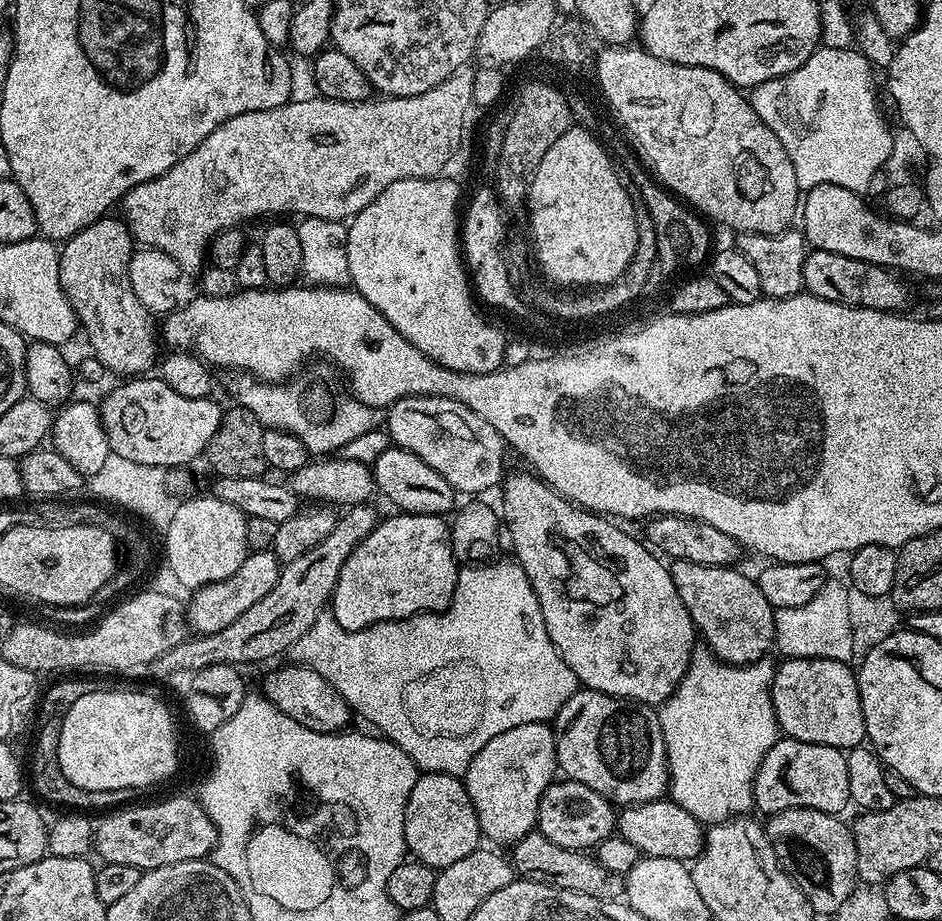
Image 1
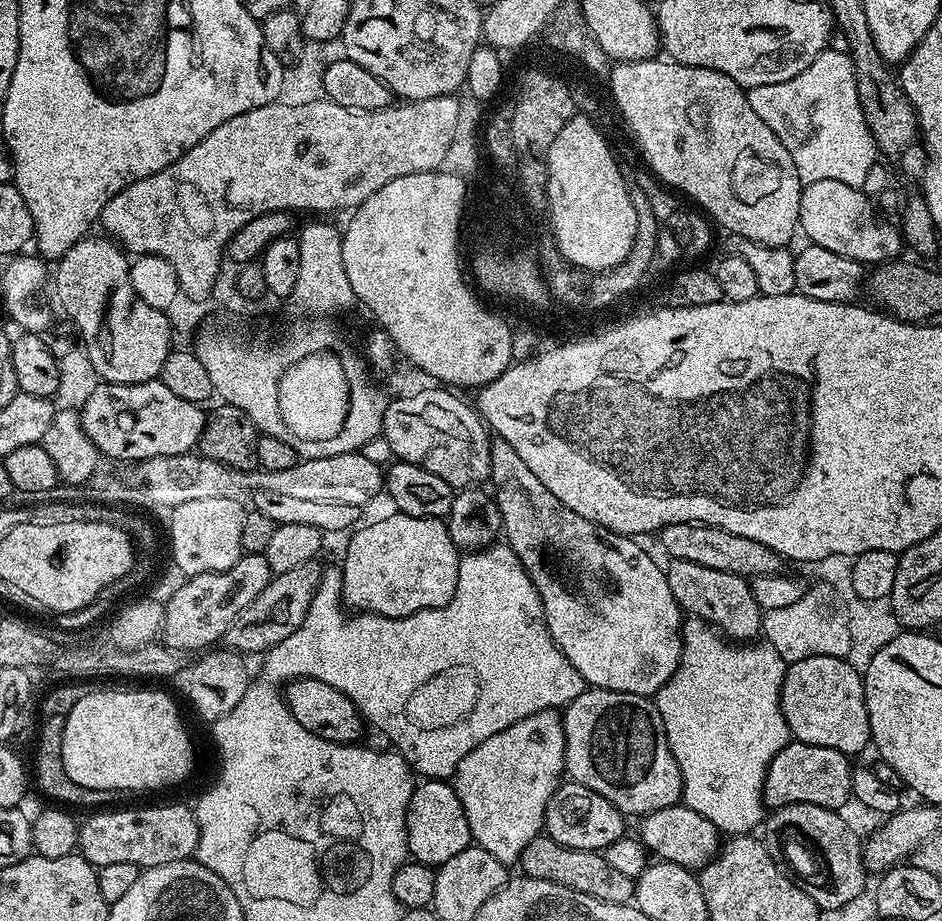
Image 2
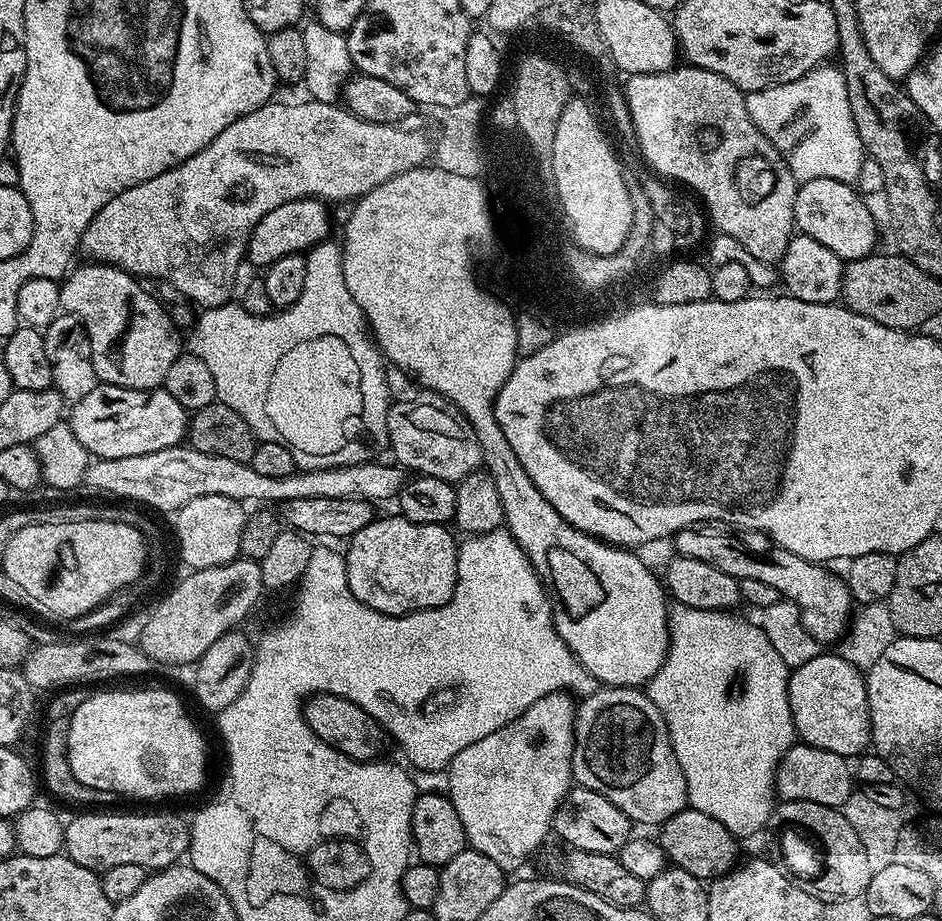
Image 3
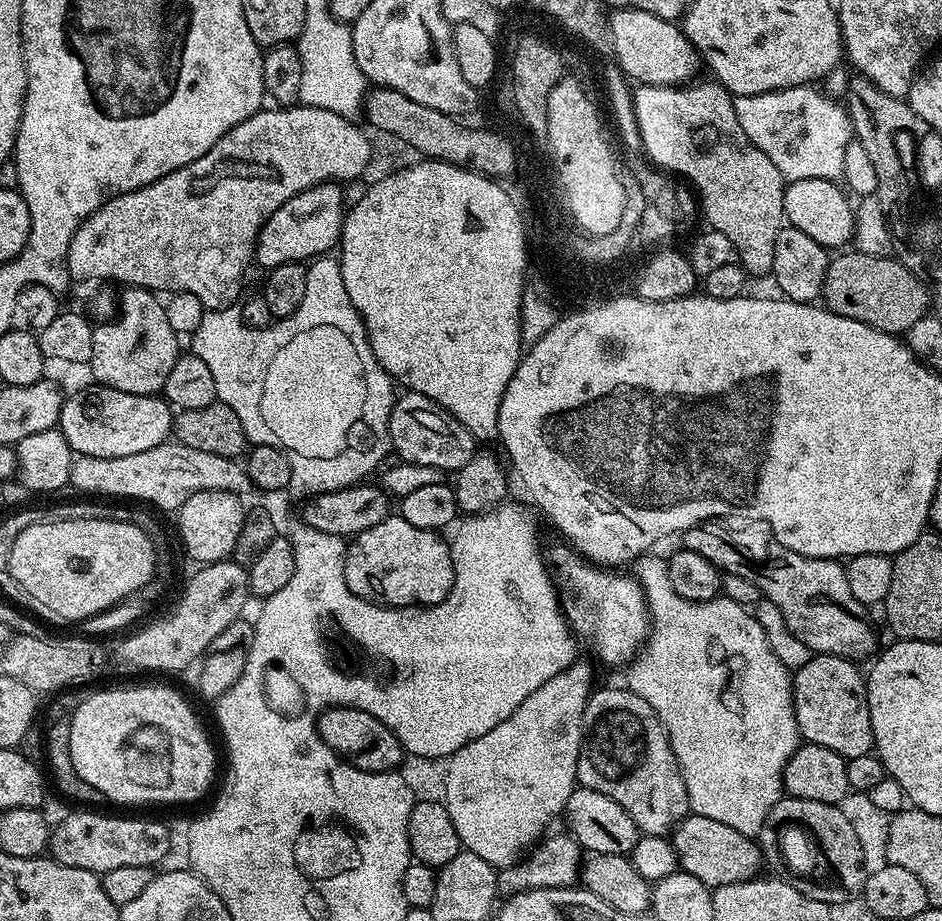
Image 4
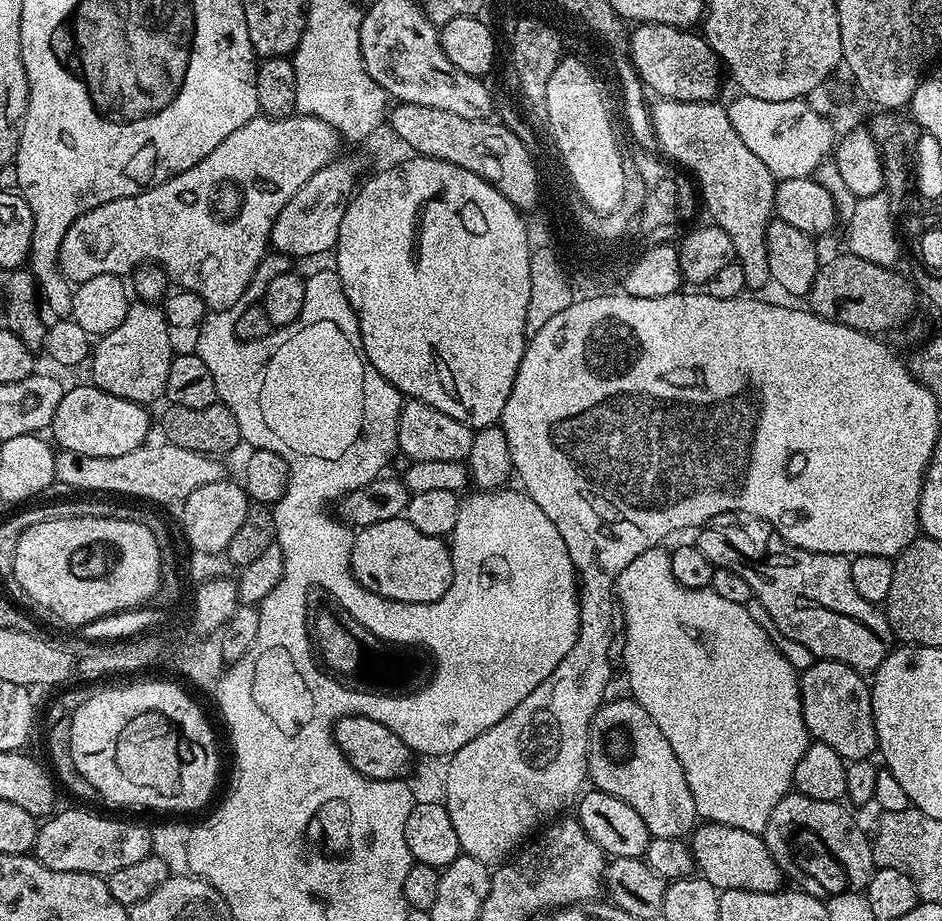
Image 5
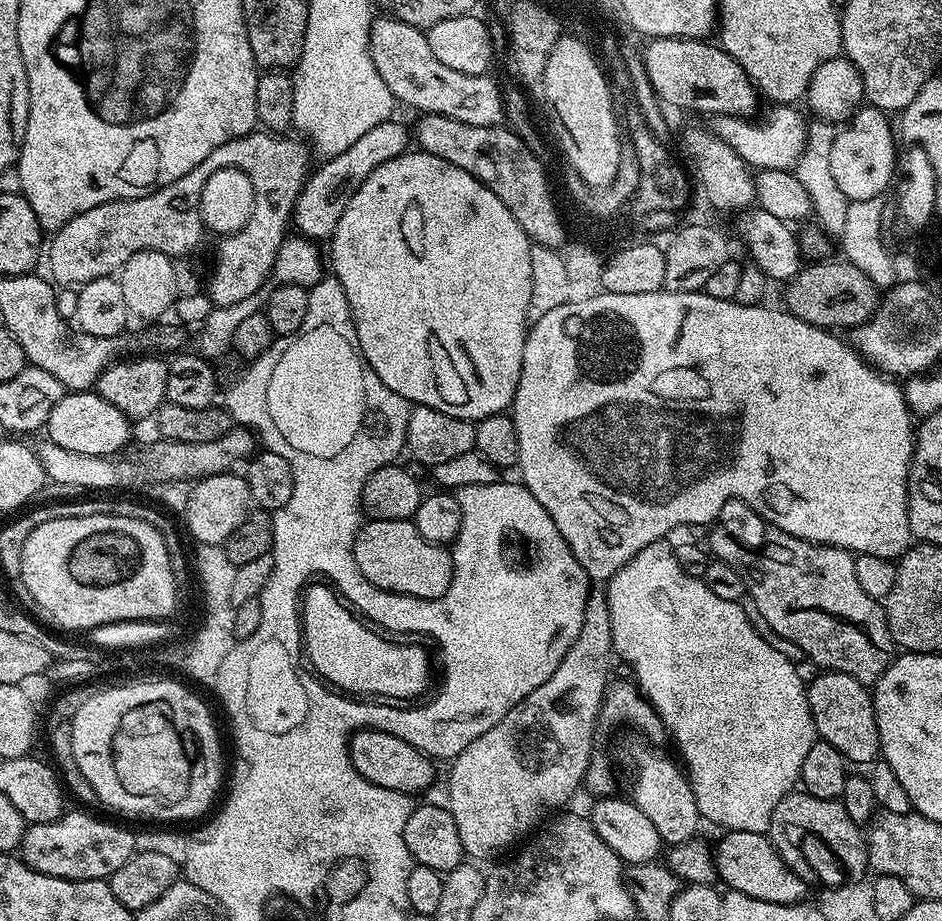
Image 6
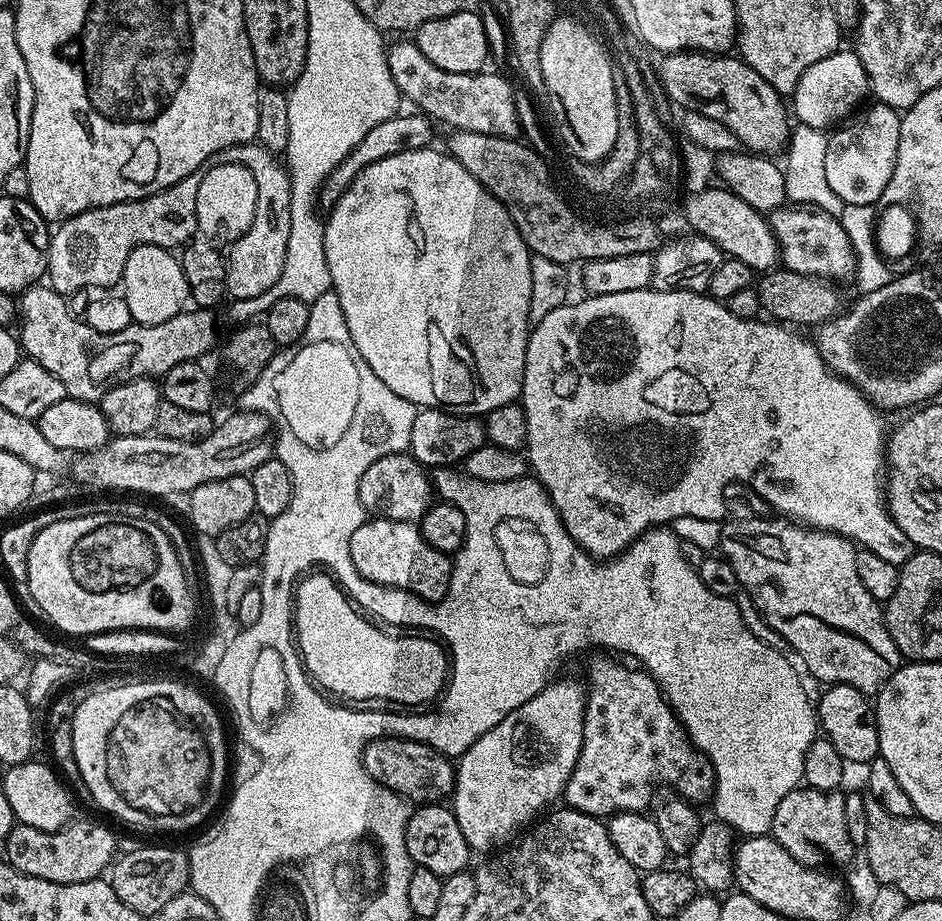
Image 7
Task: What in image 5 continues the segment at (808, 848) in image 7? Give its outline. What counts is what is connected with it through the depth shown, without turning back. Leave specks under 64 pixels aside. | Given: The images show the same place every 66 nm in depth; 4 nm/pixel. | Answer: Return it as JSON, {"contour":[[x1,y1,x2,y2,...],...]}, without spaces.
{"contour":[[795,790,789,791,787,796,780,799,778,806,774,806,774,814,770,814,770,822,766,822,766,830,762,835,774,862,778,862,781,873,785,877,792,872,797,872,801,865,792,857,792,852,788,849,784,828,805,828,806,831,813,832,824,843,825,850,840,863,840,868,844,871,845,878,852,883,849,885,853,889,867,889,870,878,877,869,872,853,872,842,869,833,866,834,860,829,859,822,847,810,849,811,839,800,810,798]]}

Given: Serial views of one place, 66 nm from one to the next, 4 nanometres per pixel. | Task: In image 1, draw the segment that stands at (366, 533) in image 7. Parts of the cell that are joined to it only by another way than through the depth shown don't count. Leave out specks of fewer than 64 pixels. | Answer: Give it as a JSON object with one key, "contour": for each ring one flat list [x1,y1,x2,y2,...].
{"contour":[[392,514,360,541,346,558,332,591,330,611,342,630,362,630,378,622,401,620,421,612,445,612,450,606,458,571,452,552,452,529,444,516]]}

